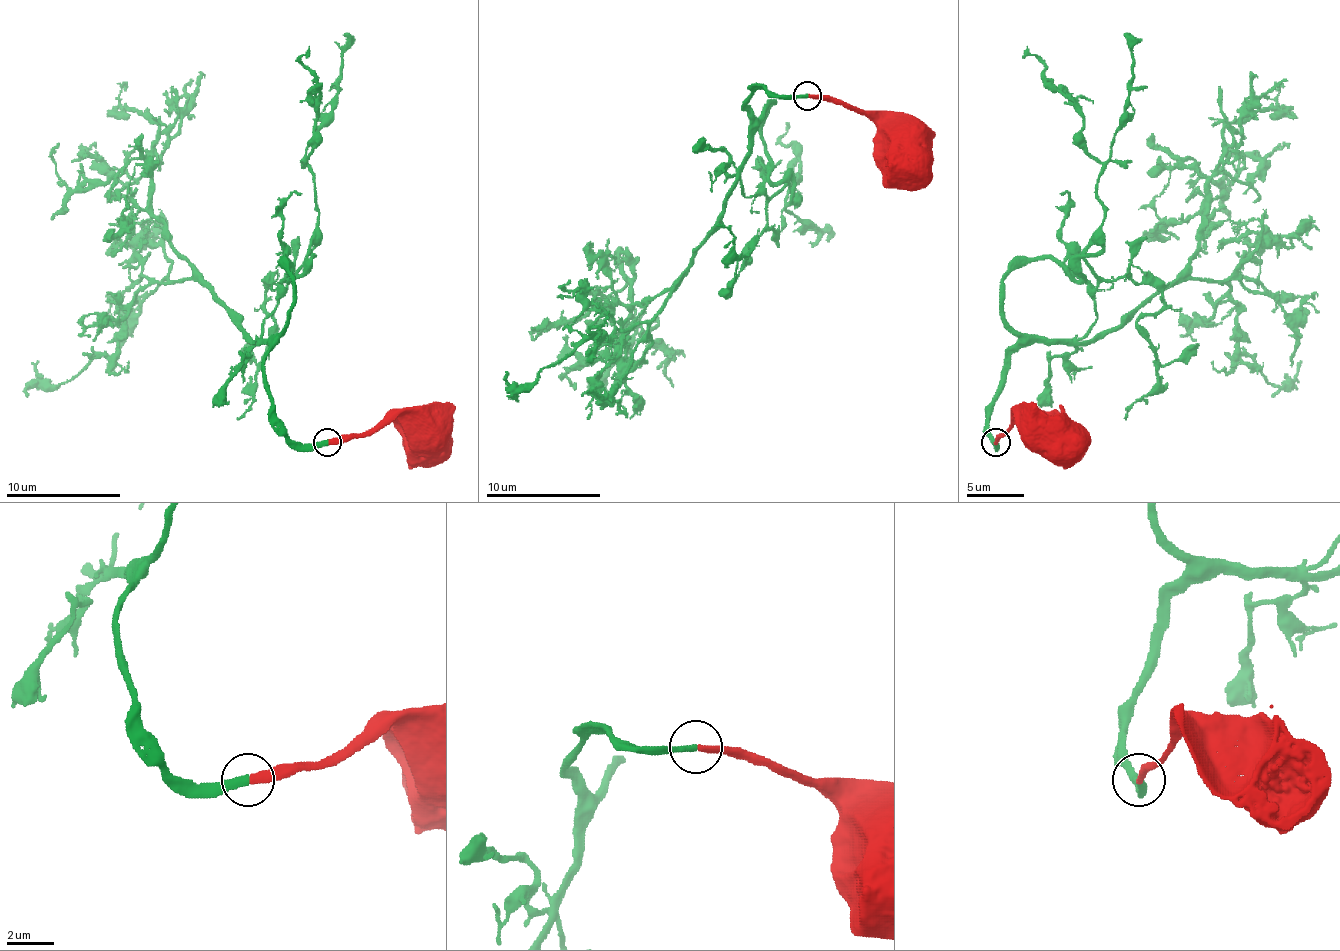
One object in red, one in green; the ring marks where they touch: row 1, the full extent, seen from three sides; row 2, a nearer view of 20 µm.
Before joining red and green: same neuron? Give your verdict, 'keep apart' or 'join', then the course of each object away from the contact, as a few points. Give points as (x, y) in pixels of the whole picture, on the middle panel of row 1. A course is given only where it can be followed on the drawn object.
join; course red (809, 96), (852, 105), (875, 119), (878, 130), (892, 150), (909, 162); course green (806, 96), (758, 87), (744, 102), (749, 156), (721, 225), (652, 316), (595, 336), (520, 388), (506, 371)

